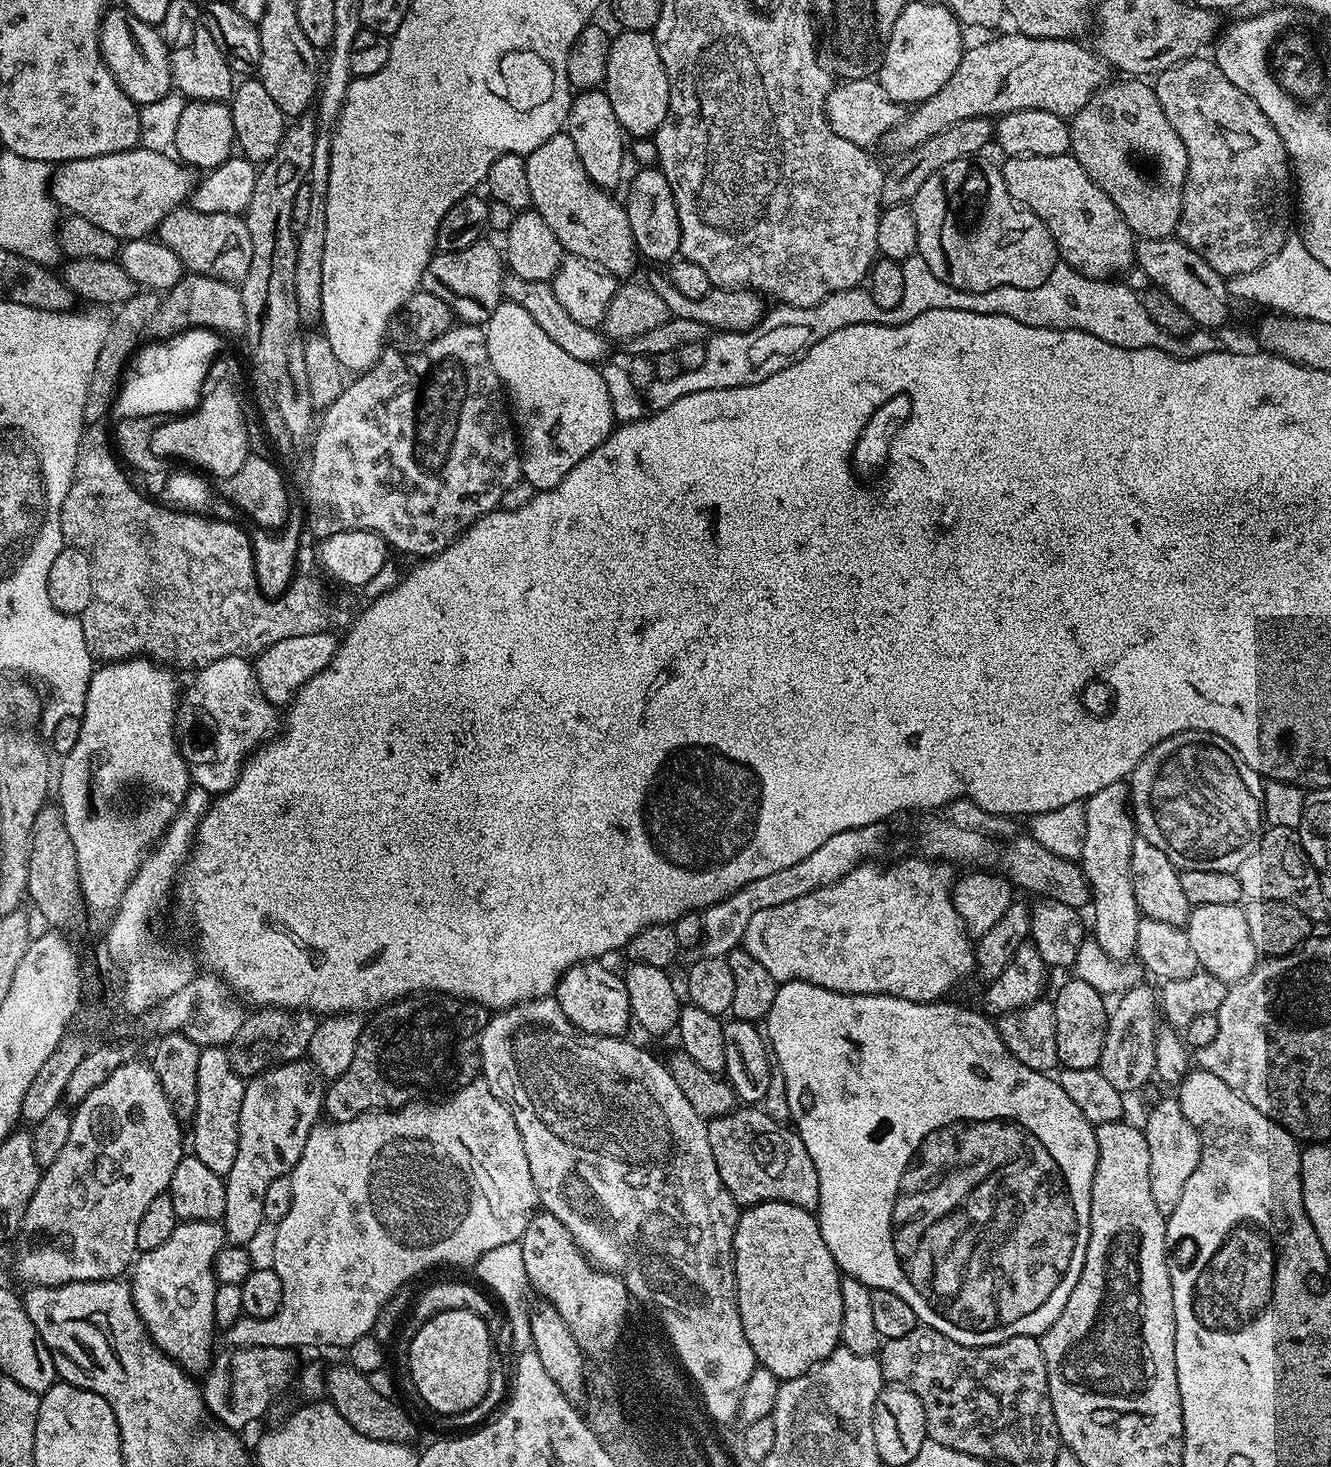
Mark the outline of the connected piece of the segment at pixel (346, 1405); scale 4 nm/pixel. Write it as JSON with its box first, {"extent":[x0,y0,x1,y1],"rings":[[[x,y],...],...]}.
{"extent":[323,1362,416,1442],"rings":[[[348,1362],[336,1364],[332,1369],[323,1373],[324,1391],[329,1404],[332,1404],[358,1430],[358,1434],[366,1434],[366,1438],[375,1440],[394,1440],[397,1442],[411,1441],[411,1436],[415,1434],[416,1428],[412,1425],[412,1420],[396,1405],[395,1399],[388,1399],[378,1394],[370,1386],[368,1376],[352,1368]]]}

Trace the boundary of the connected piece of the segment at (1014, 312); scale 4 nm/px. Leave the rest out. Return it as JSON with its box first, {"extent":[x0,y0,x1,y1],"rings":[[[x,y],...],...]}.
{"extent":[646,254,1218,412],"rings":[[[919,254],[903,261],[902,278],[906,287],[902,293],[902,302],[893,308],[883,308],[870,298],[867,287],[838,290],[822,302],[809,308],[795,308],[789,304],[776,306],[765,311],[759,324],[755,324],[748,332],[716,332],[709,335],[704,349],[706,359],[698,370],[681,371],[676,378],[666,381],[655,380],[646,389],[649,409],[661,412],[678,398],[686,398],[686,394],[694,394],[702,390],[726,390],[737,388],[740,384],[757,384],[770,374],[790,366],[810,350],[810,346],[818,346],[822,338],[834,334],[834,330],[842,330],[846,326],[862,326],[863,324],[905,324],[918,314],[926,314],[926,310],[966,310],[978,314],[998,314],[1006,318],[1014,318],[1014,322],[1022,322],[1026,326],[1039,328],[1073,328],[1086,334],[1094,334],[1094,338],[1102,338],[1102,342],[1110,342],[1123,348],[1157,348],[1178,356],[1181,360],[1194,358],[1202,354],[1217,351],[1218,344],[1211,331],[1193,330],[1188,336],[1171,336],[1166,334],[1154,322],[1150,322],[1150,314],[1146,314],[1146,306],[1138,292],[1124,282],[1113,282],[1111,279],[1095,280],[1075,272],[1069,264],[1058,262],[1054,270],[1050,270],[1050,278],[1042,282],[1042,286],[1019,288],[1018,286],[998,286],[985,292],[963,292],[951,288],[946,282],[939,280],[926,266]]]}

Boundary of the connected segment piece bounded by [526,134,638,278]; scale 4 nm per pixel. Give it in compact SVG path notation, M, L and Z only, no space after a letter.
M561 134L542 142L538 150L534 150L526 158L526 178L530 181L531 207L542 218L546 218L546 226L554 230L558 242L564 247L565 253L581 256L584 260L591 260L597 268L612 273L617 278L623 276L635 266L638 261L634 234L630 230L628 210L623 203L620 204L612 197L611 191L599 188L589 178L582 162L578 158L578 150L574 150L574 142L566 134Z

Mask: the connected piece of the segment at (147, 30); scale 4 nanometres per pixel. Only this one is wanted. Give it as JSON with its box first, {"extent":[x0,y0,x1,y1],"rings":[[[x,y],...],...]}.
{"extent":[100,7,173,106],"rings":[[[109,7],[105,11],[100,22],[100,49],[118,86],[122,86],[122,90],[137,106],[158,102],[158,98],[166,98],[166,94],[173,91],[172,57],[161,29],[142,22],[142,18],[134,18],[127,8]]]}

